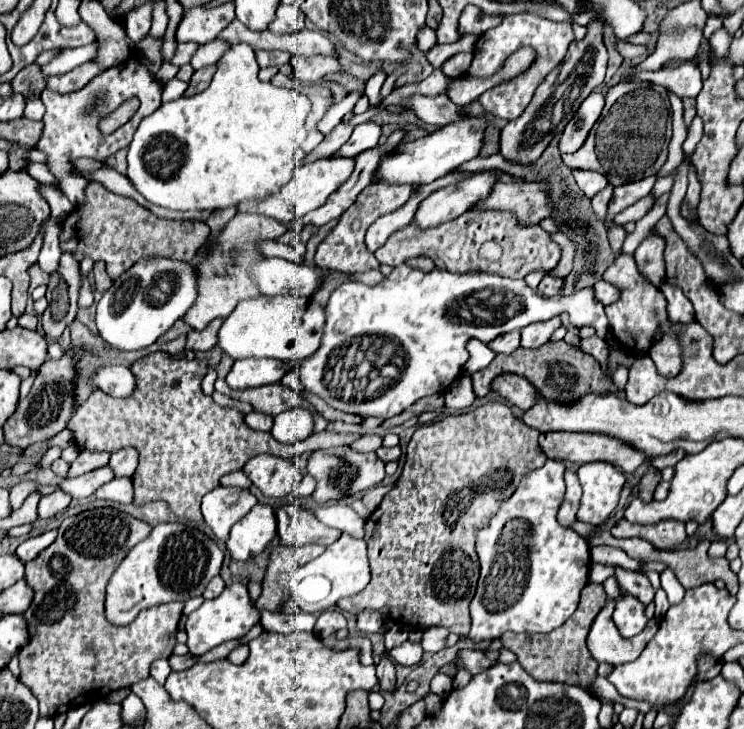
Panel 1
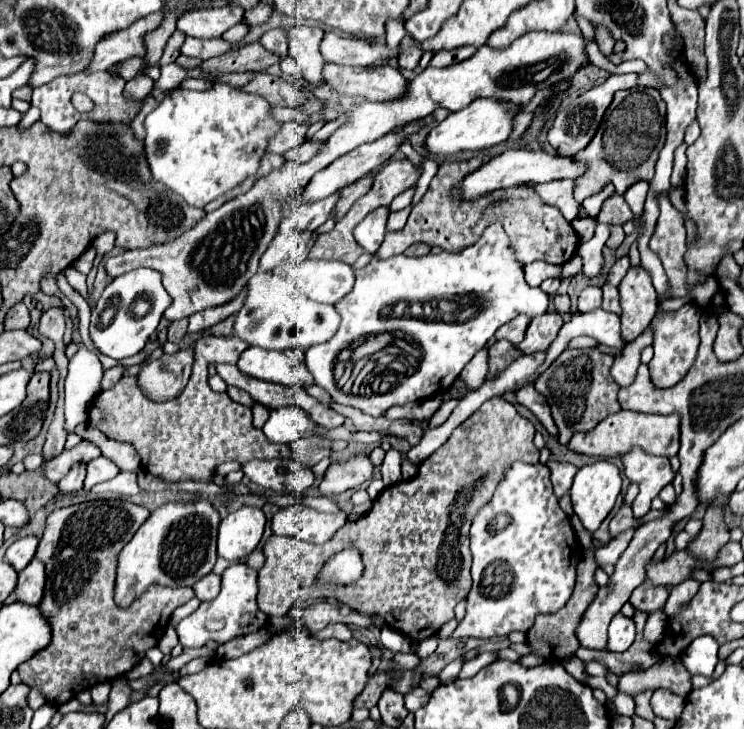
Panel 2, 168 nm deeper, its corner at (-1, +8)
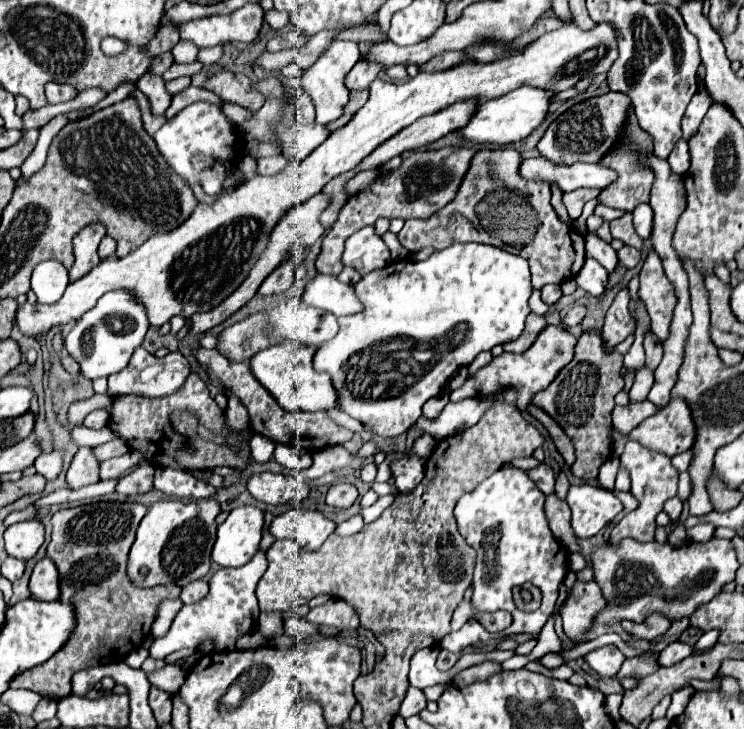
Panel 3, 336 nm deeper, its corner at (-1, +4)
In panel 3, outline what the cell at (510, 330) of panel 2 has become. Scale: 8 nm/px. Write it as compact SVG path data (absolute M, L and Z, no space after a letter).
M529 314L527 320L525 320L525 330L523 330L523 334L521 334L517 340L505 344L503 350L505 350L505 352L515 352L515 354L525 352L527 348L531 348L531 344L535 342L535 338L539 336L539 332L541 332L545 326L547 326L547 322L545 322L543 316Z

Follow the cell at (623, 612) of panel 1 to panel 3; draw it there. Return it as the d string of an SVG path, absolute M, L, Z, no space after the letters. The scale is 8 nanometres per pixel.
M615 646L597 648L589 654L585 654L583 658L593 668L593 672L597 672L599 678L615 678L621 664L625 662L625 656Z

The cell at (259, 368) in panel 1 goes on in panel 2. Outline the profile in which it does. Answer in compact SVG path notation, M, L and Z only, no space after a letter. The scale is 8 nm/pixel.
M247 348L237 368L253 378L285 384L285 386L309 386L313 384L313 376L305 368L305 350L289 348L289 350L263 350L263 348Z

